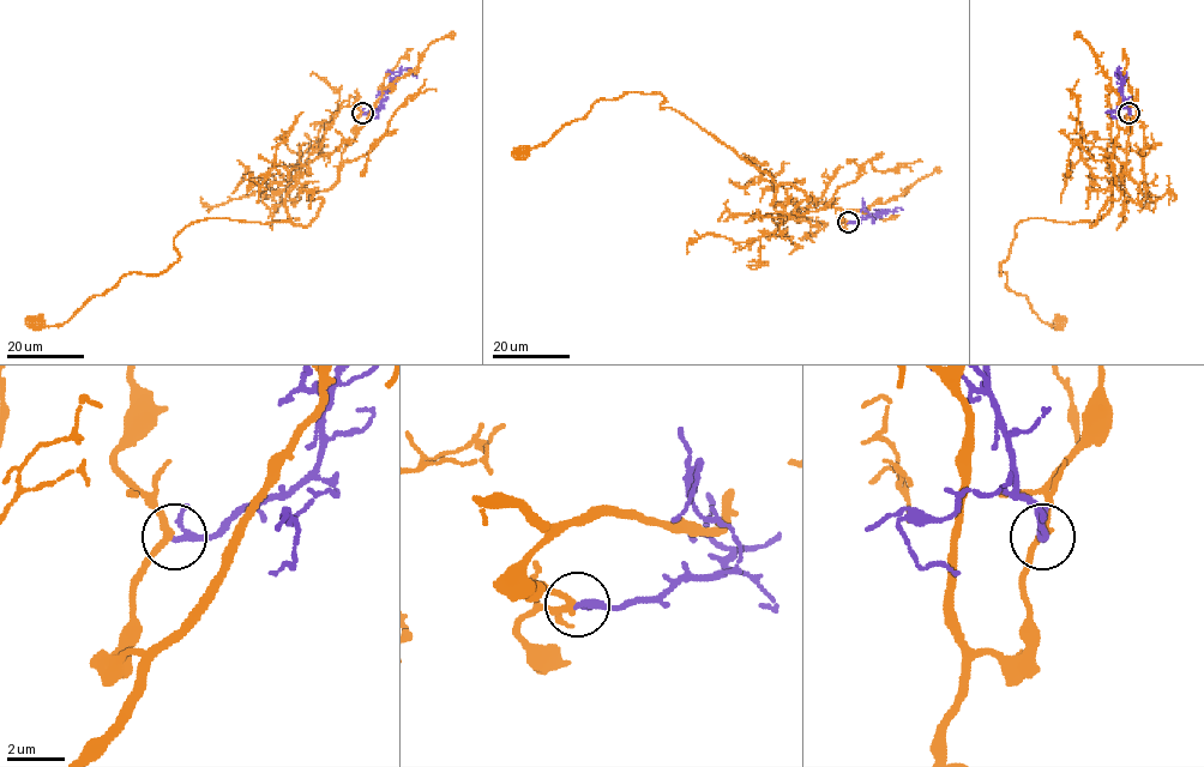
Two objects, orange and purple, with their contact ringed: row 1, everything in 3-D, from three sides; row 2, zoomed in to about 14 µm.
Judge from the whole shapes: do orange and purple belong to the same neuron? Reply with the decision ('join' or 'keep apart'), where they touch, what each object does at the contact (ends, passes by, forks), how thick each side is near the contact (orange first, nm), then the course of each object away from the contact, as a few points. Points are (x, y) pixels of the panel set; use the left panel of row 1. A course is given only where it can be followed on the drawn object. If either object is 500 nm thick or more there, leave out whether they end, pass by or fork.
keep apart | (362, 113) | orange passes by | purple passes by | 240/180 nm | orange via (362, 113), (307, 225), (199, 219), (157, 275), (126, 273), (60, 325), (25, 318) | purple via (362, 114), (381, 103), (383, 92), (402, 71), (407, 68), (417, 77)

